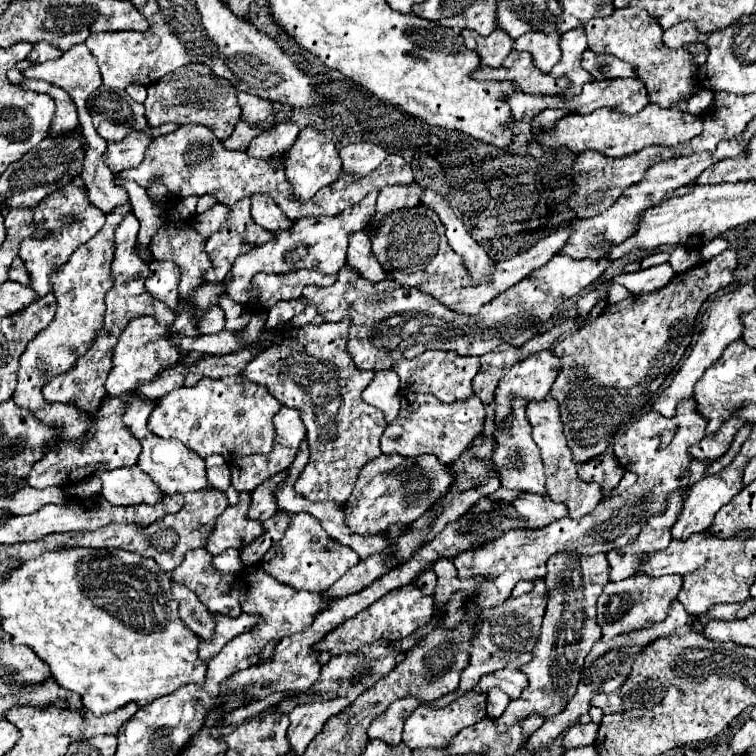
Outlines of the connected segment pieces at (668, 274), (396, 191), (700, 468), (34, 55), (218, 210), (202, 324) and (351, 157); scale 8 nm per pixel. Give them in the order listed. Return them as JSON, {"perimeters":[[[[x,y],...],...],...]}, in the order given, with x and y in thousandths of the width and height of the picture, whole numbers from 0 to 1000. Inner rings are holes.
{"perimeters":[[[[882,347],[874,349],[874,352],[864,352],[864,354],[840,360],[840,362],[819,362],[819,365],[813,365],[808,372],[796,376],[795,394],[790,399],[803,396],[807,378],[811,373],[832,381],[840,392],[845,392],[845,389],[856,389],[856,386],[864,386],[864,384],[872,384],[872,381],[882,378],[890,365],[893,365],[893,360],[890,360],[890,354]]],[[[522,243],[504,249],[504,257],[499,262],[499,280],[493,286],[491,299],[483,304],[485,312],[493,312],[499,299],[507,296],[507,288],[525,278],[538,278],[544,272],[552,272],[557,262],[557,246],[554,243]]],[[[917,608],[914,611],[914,630],[911,630],[911,643],[914,640],[919,640],[922,635],[927,635],[930,632],[930,627],[933,627],[933,619],[938,616],[938,611],[925,611],[925,608]]],[[[54,56],[54,58],[46,58],[46,61],[44,61],[44,66],[38,69],[36,79],[38,79],[38,82],[62,82],[62,79],[73,79],[73,77],[78,77],[81,71],[83,71],[81,66],[70,63],[67,58]]],[[[284,270],[279,278],[269,280],[269,283],[261,283],[253,294],[258,299],[258,304],[269,312],[269,315],[276,315],[284,304],[290,304],[298,291],[303,286],[303,275],[295,272],[295,270]]],[[[282,405],[276,413],[269,415],[269,421],[261,426],[261,431],[269,442],[292,439],[295,431],[298,431],[298,413],[290,405]]],[[[491,188],[462,190],[448,198],[454,225],[467,233],[485,233],[509,212],[509,206],[512,206],[509,196],[491,190]]]]}

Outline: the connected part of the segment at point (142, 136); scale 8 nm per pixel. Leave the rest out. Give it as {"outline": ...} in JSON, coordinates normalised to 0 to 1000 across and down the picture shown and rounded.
{"outline":[[[171,175],[165,185],[144,188],[139,201],[139,217],[147,222],[147,228],[163,228],[171,222],[179,222],[192,209],[192,198],[202,188],[200,180],[192,175]]]}

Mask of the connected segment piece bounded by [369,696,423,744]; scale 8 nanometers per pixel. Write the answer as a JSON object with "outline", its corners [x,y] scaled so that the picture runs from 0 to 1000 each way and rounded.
{"outline":[[[533,923],[520,929],[493,958],[488,960],[488,976],[491,979],[509,979],[509,984],[528,984],[530,981],[530,968],[538,947],[560,929],[549,923]]]}

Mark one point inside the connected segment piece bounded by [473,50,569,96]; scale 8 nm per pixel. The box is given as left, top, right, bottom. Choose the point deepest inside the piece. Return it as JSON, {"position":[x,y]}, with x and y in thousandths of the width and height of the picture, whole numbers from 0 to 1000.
{"position":[685,90]}

